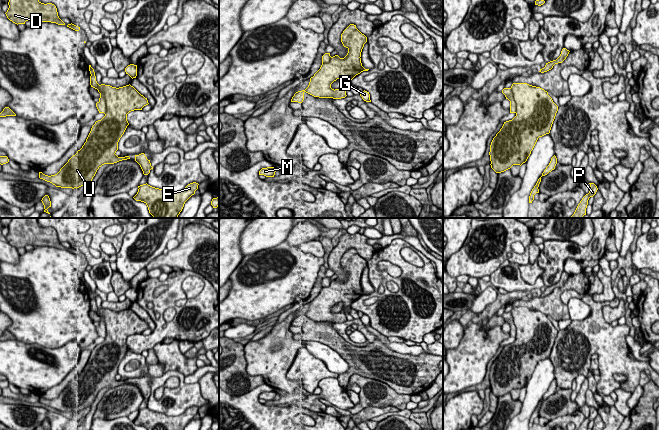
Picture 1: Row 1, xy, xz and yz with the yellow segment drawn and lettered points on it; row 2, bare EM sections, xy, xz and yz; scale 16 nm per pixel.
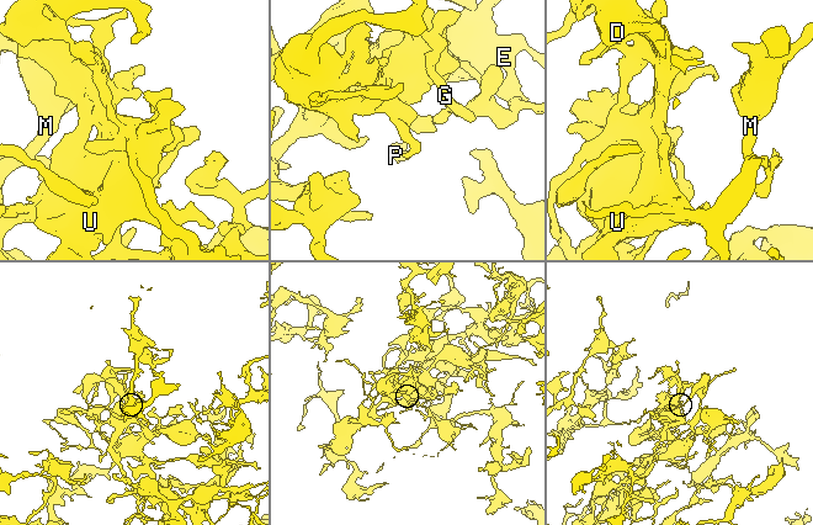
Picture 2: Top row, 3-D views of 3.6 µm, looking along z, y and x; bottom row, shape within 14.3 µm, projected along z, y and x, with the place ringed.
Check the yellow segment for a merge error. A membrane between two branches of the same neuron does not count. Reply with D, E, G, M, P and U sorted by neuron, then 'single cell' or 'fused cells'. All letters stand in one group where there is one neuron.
groups D E G M P / U; fused cells

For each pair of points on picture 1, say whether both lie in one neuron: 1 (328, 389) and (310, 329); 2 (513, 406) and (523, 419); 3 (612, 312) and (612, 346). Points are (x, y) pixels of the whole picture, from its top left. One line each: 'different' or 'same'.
1: different
2: different
3: different

